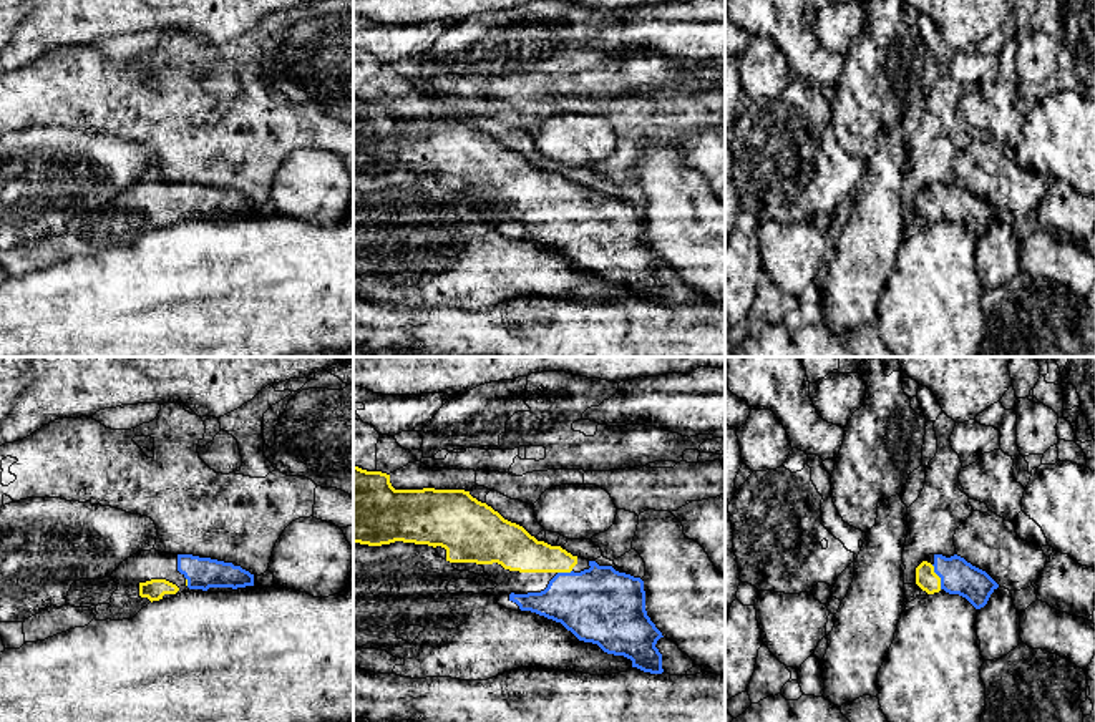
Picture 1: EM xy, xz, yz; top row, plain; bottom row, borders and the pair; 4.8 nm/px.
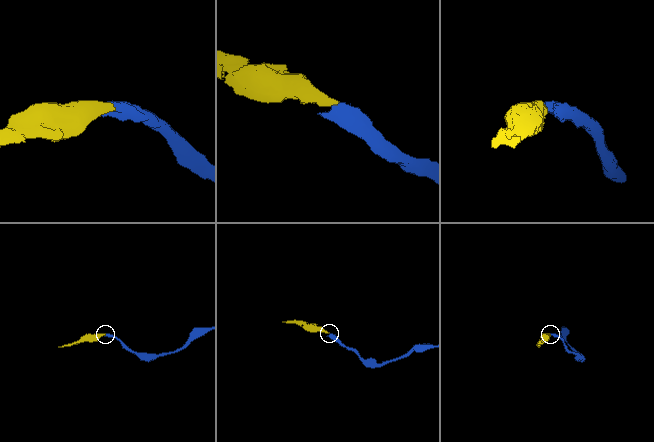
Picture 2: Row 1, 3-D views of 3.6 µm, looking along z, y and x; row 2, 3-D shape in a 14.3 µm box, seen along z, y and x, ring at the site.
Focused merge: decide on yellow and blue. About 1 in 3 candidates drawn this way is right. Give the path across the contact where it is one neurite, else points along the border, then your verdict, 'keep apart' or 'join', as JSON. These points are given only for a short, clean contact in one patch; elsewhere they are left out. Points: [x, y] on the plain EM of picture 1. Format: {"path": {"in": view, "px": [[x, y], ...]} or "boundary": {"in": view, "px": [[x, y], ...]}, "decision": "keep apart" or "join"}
{"path": {"in": "yz", "px": [[926, 206], [938, 204], [958, 204]]}, "decision": "join"}

